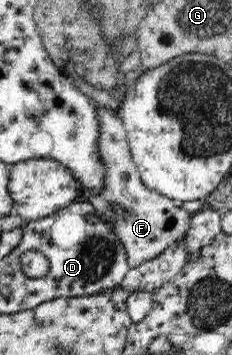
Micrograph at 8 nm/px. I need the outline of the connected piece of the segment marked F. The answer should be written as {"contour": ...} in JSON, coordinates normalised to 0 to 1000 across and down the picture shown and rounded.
{"contour":[[[444,301],[418,304],[418,324],[431,341],[431,439],[457,470],[453,527],[444,527],[435,544],[397,549],[388,572],[401,577],[401,586],[418,589],[418,603],[444,620],[470,625],[470,631],[487,628],[496,659],[522,676],[539,710],[547,710],[556,749],[582,755],[625,735],[685,724],[694,713],[720,707],[724,696],[780,682],[797,685],[828,606],[772,583],[767,572],[659,541],[625,524],[586,459],[569,451],[530,338],[504,321],[470,307],[453,310]]]}

